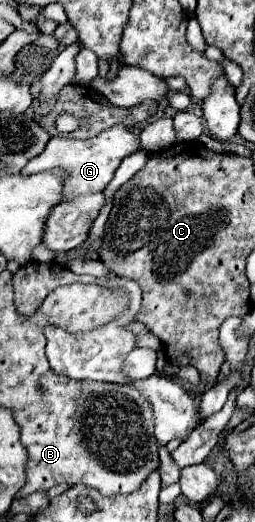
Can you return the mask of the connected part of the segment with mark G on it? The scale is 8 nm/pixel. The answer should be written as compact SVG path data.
M113 126L105 132L101 132L95 138L89 140L75 140L75 138L51 138L45 146L45 150L27 162L27 166L21 170L21 174L37 174L43 170L63 168L67 174L65 186L63 186L63 200L73 200L81 194L93 194L103 192L105 186L111 182L115 170L119 168L121 160L133 152L139 150L139 138L133 134L127 126Z

